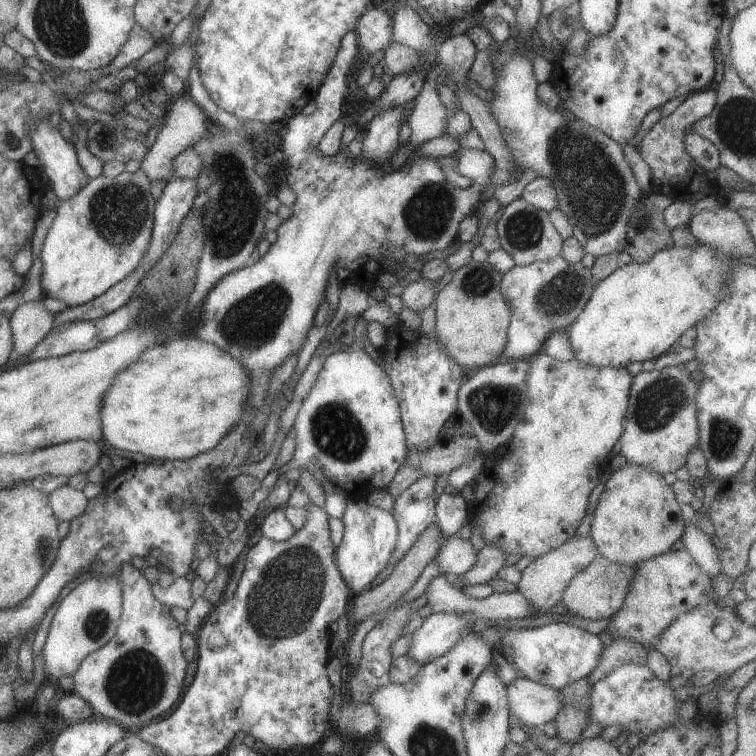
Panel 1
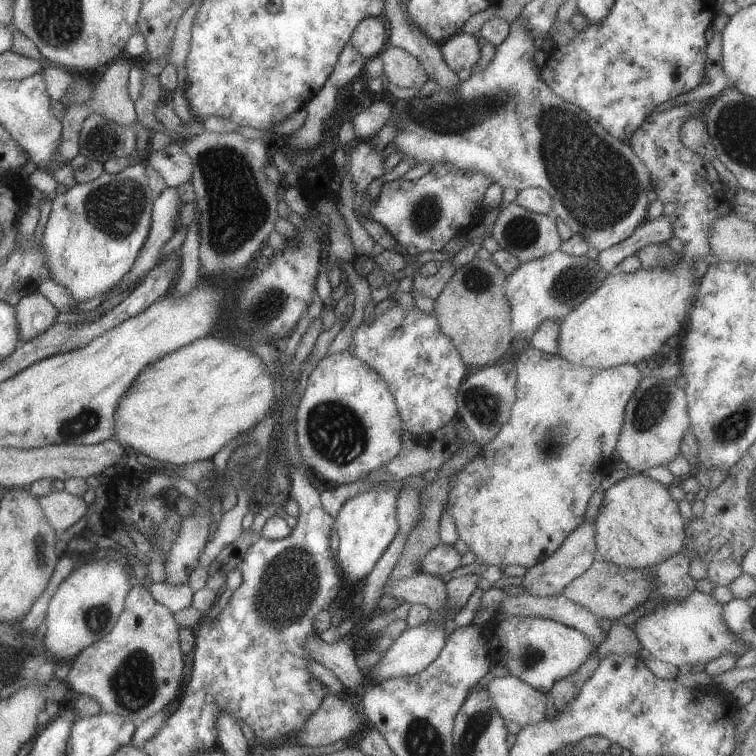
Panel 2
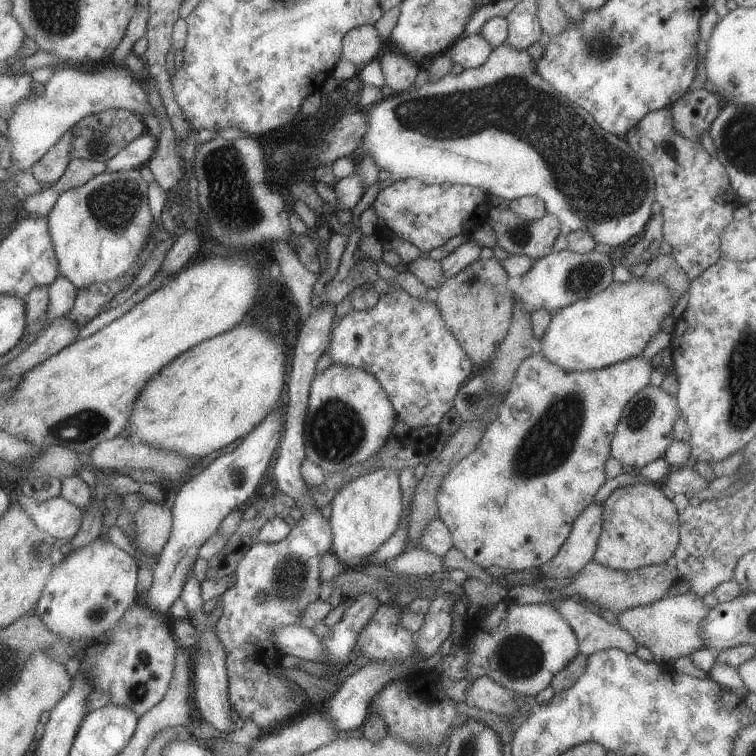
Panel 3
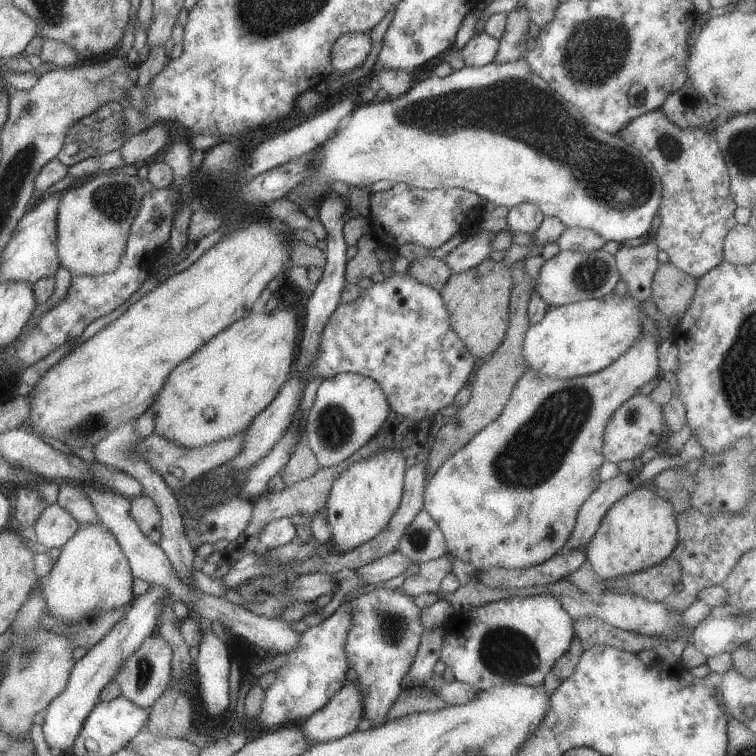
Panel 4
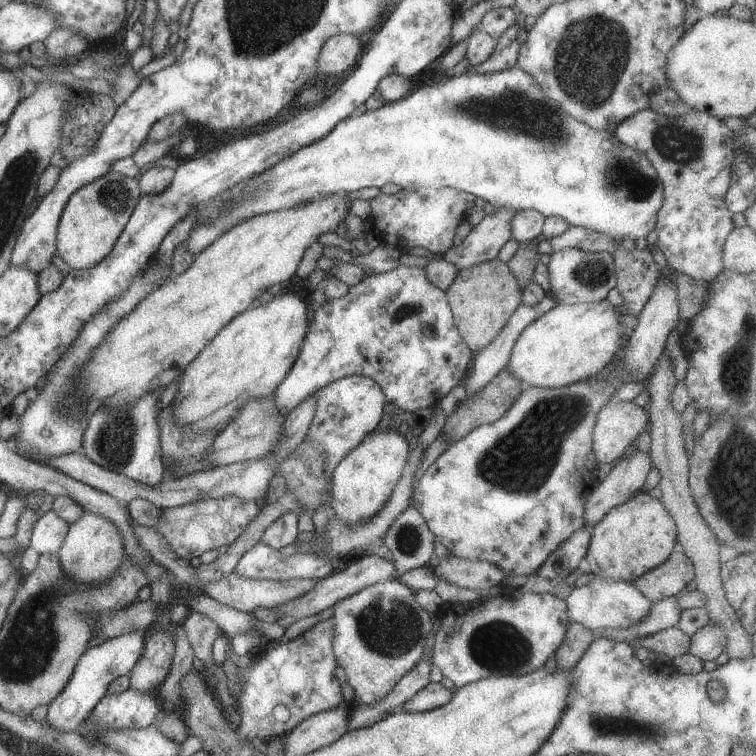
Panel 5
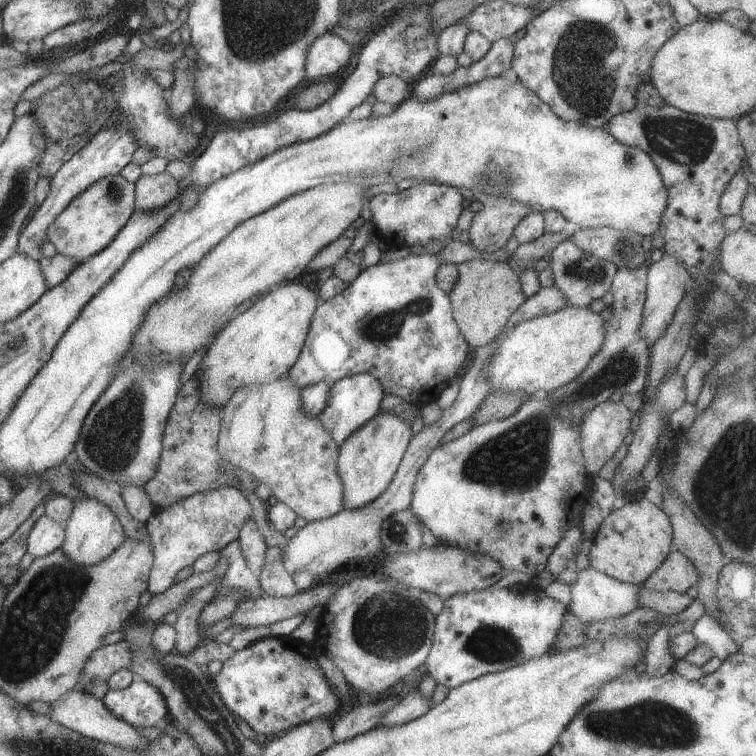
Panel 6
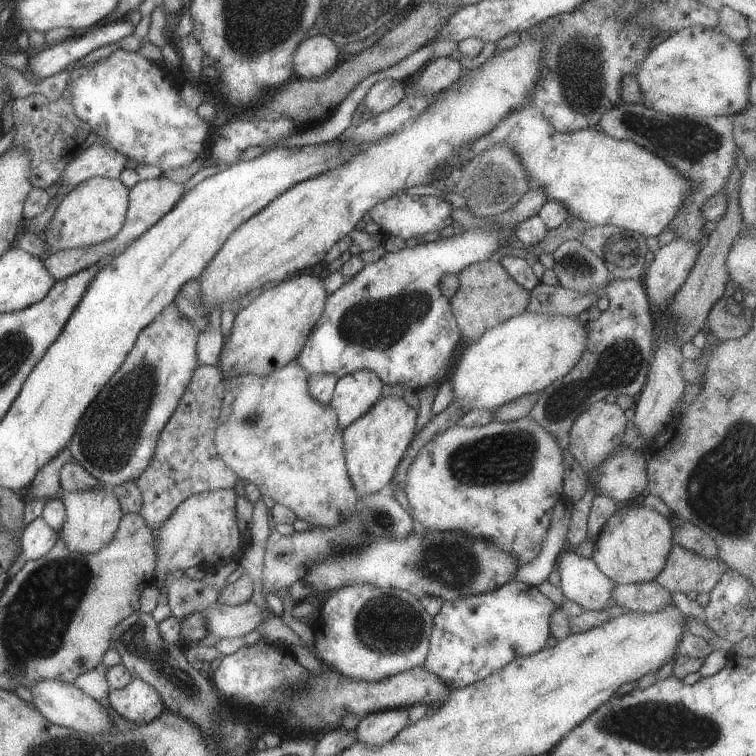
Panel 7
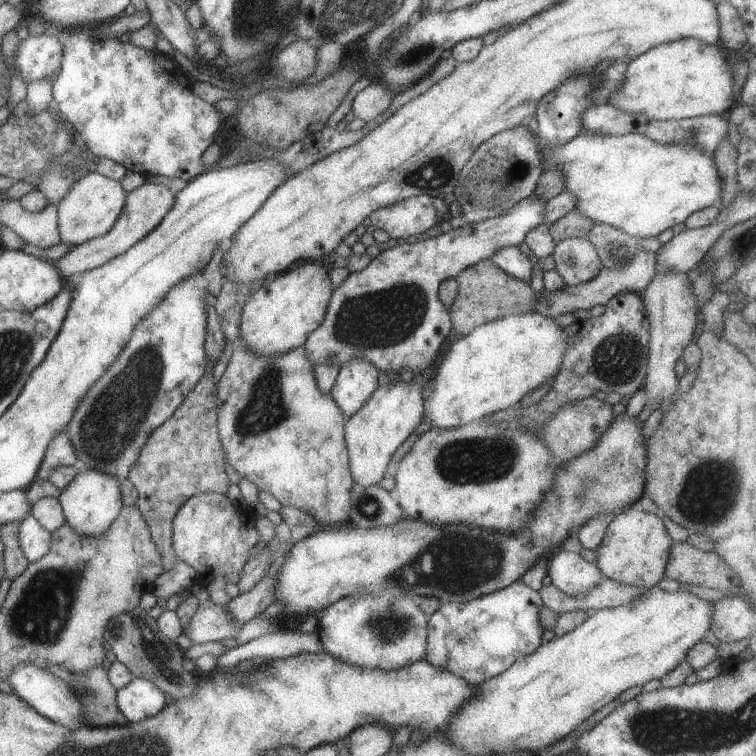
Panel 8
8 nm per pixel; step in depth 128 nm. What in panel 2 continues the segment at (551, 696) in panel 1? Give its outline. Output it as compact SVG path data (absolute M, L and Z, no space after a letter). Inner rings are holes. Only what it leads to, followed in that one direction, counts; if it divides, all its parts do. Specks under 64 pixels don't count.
M511 675L494 677L485 688L491 704L505 720L516 722L521 727L545 720L545 706L549 696L519 678Z

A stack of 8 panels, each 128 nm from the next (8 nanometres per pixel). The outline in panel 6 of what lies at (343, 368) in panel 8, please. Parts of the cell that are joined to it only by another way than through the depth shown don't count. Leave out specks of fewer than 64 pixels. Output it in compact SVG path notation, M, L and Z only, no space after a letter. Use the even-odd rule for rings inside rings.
M367 373L343 377L328 388L327 404L324 404L317 418L321 426L331 435L333 442L340 448L352 432L381 412L380 402L384 395L380 382Z

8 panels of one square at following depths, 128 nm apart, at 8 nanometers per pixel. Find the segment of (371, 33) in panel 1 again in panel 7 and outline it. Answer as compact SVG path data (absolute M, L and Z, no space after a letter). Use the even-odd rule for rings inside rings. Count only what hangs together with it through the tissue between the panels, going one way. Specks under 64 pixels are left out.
M313 32L293 51L294 77L314 79L325 76L339 64L340 47L327 35Z

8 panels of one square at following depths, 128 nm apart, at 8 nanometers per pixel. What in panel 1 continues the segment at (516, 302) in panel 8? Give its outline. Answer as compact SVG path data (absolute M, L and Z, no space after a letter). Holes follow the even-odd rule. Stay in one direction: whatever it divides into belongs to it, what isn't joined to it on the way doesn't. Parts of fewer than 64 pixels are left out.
M471 260L452 272L451 279L434 296L435 338L466 373L497 363L507 338L511 311L500 293L502 274L487 262Z

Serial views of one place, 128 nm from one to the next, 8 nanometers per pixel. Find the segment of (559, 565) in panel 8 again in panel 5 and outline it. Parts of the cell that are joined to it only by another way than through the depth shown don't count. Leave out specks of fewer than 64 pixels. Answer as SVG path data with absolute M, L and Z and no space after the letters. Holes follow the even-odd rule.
M593 578L582 587L573 587L565 597L569 620L597 633L600 629L626 629L648 615L652 602L631 581Z

